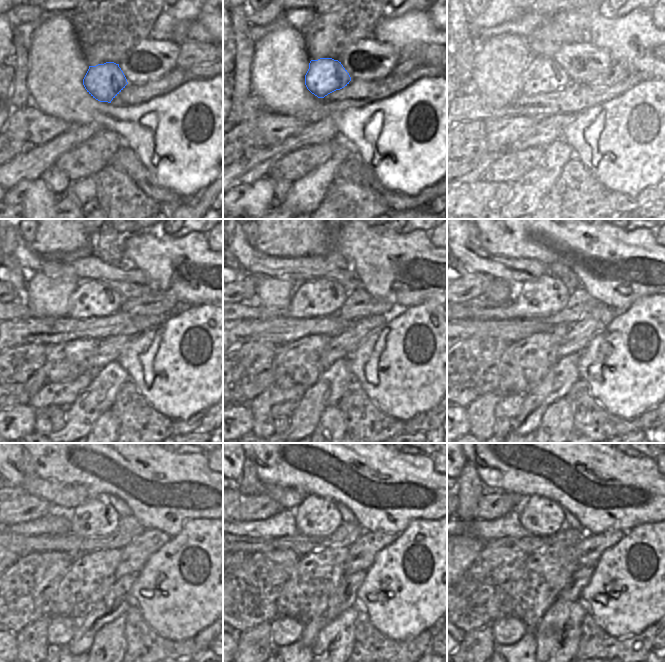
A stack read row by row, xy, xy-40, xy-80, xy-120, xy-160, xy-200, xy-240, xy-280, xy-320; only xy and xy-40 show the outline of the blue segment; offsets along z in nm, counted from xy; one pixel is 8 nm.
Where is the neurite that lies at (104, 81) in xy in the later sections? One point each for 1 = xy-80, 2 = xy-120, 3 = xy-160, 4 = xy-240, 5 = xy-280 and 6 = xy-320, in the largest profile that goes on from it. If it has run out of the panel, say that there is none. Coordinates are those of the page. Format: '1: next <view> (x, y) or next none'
1: next xy-80 (544, 75)
2: next xy-120 (92, 298)
3: next xy-160 (322, 297)
4: next xy-240 (95, 517)
5: next xy-280 (315, 516)
6: next xy-320 (541, 516)

